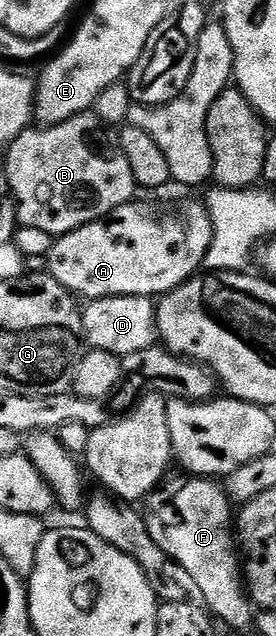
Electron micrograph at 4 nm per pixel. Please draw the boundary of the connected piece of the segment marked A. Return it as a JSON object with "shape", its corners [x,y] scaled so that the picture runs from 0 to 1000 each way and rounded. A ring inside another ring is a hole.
{"shape":[[[467,318],[428,324],[395,340],[373,340],[366,346],[326,349],[283,362],[246,365],[239,369],[214,373],[214,376],[192,382],[167,404],[167,414],[174,414],[174,421],[167,420],[170,432],[203,439],[243,459],[257,459],[279,467],[304,465],[301,469],[315,469],[319,472],[351,472],[373,465],[543,465],[576,469],[591,465],[594,461],[630,458],[645,448],[670,447],[674,442],[707,436],[714,429],[728,426],[739,407],[746,406],[746,396],[764,387],[764,346],[743,322],[725,318],[717,318],[717,321],[667,321],[656,327],[638,327],[627,333],[601,335],[576,333],[551,321],[493,319],[496,318]]]}

